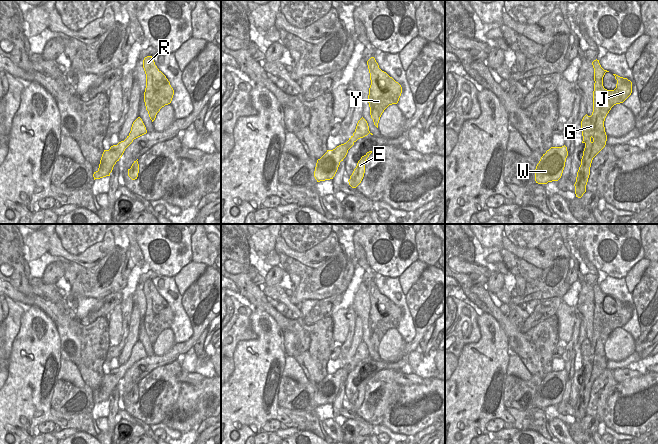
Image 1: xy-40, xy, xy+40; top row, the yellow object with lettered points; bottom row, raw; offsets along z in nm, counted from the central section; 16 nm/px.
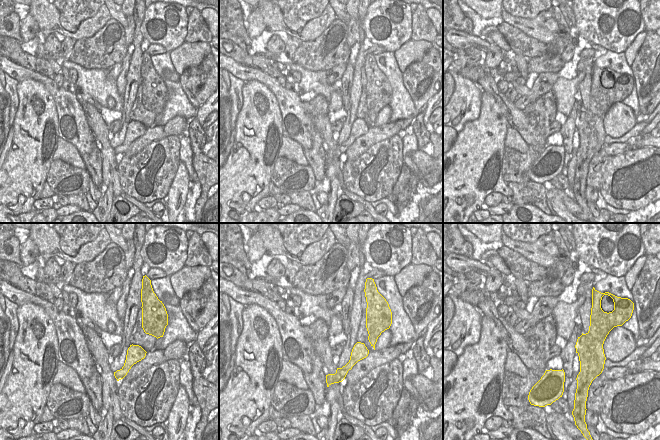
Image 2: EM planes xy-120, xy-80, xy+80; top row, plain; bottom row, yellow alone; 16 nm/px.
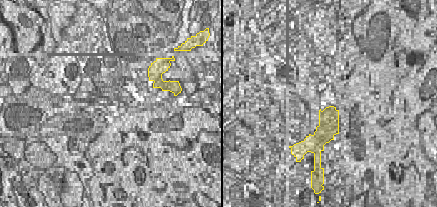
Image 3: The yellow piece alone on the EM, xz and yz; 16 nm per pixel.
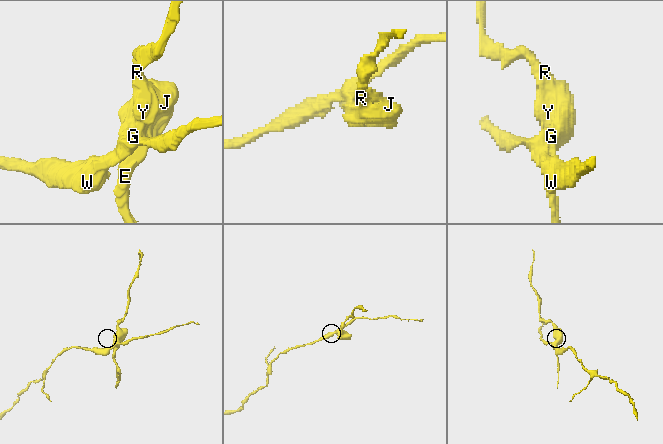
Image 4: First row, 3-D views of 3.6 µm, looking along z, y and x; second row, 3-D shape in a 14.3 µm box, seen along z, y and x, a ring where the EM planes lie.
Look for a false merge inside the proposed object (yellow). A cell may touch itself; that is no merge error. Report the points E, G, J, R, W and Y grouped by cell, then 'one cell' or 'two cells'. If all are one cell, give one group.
E G J R Y / W | two cells

